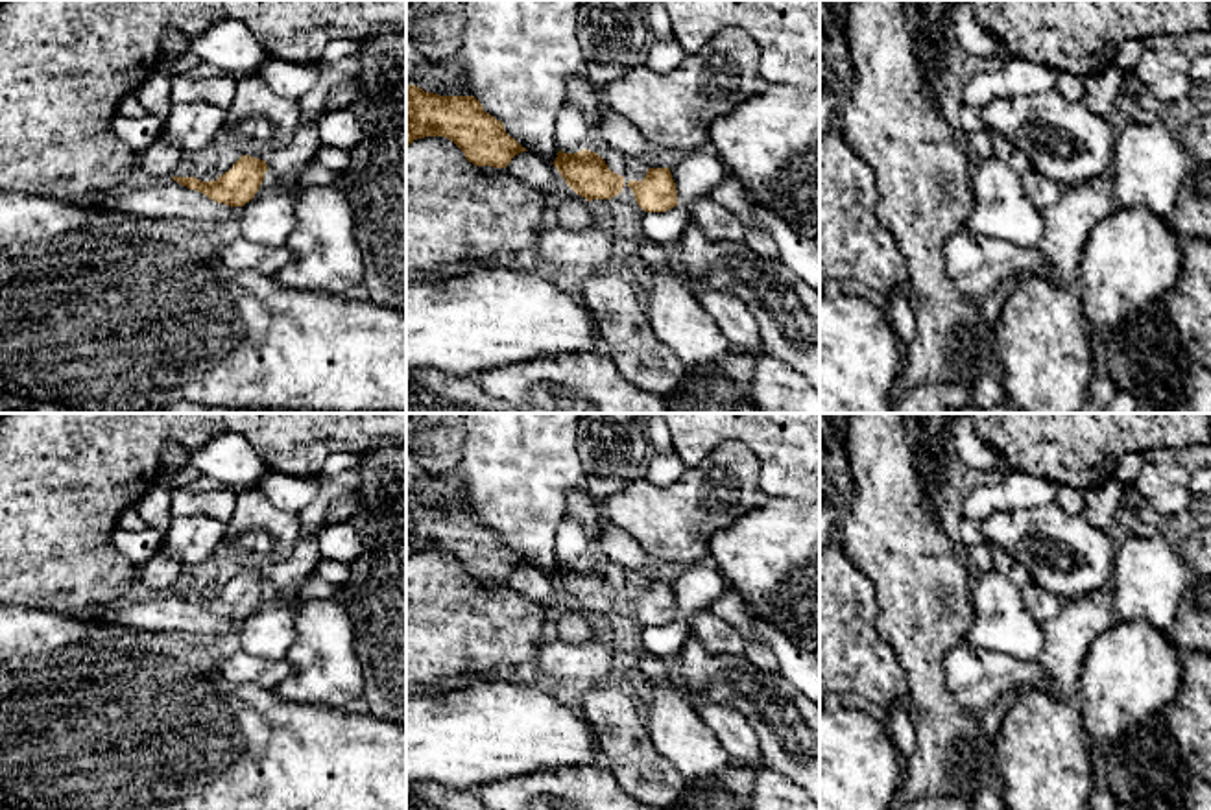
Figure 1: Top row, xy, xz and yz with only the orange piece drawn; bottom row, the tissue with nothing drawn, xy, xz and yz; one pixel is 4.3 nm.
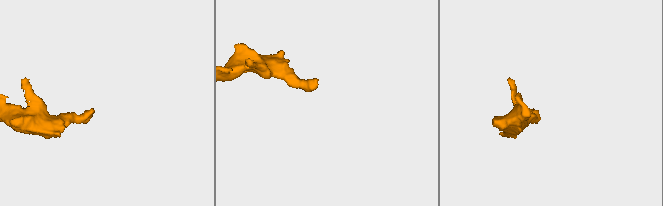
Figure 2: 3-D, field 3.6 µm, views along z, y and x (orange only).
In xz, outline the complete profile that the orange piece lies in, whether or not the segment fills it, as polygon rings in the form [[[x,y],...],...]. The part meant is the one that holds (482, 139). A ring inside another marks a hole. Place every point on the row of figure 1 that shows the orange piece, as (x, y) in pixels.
[[[406,85],[406,148],[425,137],[452,140],[474,166],[506,168],[515,155],[528,151],[506,133],[500,120],[484,111],[474,96],[439,96]]]

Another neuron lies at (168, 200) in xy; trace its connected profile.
[[[174,179],[151,181],[150,185],[122,196],[114,192],[85,194],[76,201],[133,216],[183,220],[205,227],[225,221],[238,214],[238,207],[216,203],[205,194],[190,190]]]

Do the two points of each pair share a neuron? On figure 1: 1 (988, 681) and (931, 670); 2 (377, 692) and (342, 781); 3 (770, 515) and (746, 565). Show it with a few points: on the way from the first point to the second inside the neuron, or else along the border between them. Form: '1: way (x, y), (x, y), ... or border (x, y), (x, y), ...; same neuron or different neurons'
1: border (962, 641), (944, 657), (944, 681), (970, 711); different neurons
2: border (368, 713), (386, 720); different neurons
3: way (770, 528), (770, 541), (759, 552); same neuron

